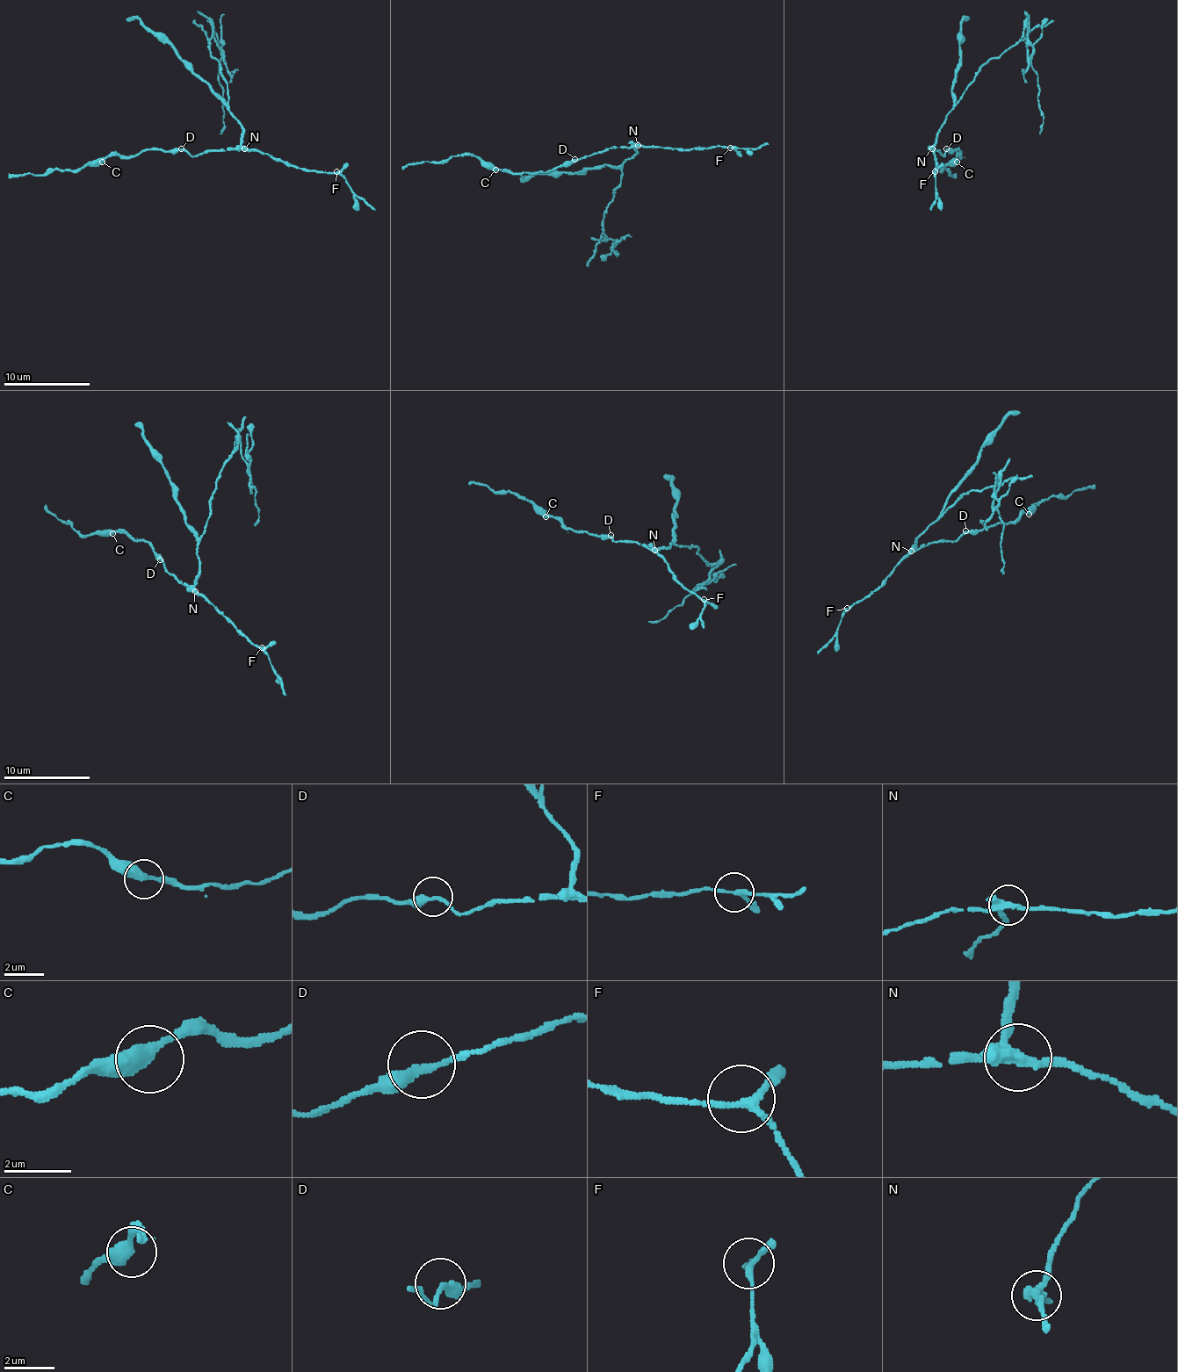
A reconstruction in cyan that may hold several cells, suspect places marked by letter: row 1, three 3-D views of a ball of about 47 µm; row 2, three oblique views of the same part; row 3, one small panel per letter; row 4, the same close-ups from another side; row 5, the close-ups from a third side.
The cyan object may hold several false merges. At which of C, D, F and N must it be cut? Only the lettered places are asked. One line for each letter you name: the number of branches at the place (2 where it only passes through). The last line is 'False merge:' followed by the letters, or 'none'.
N: 3 branches meet
False merge: N

